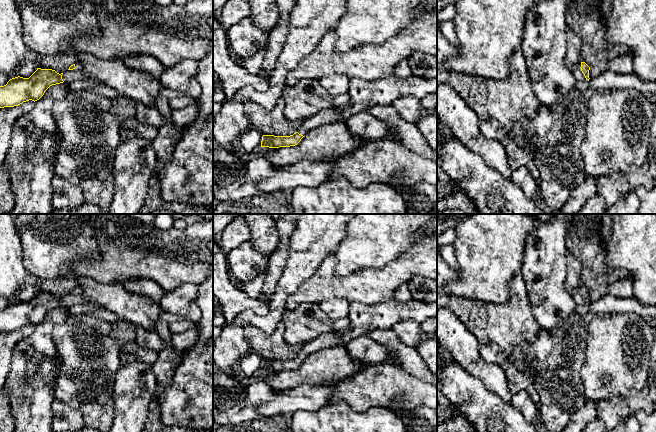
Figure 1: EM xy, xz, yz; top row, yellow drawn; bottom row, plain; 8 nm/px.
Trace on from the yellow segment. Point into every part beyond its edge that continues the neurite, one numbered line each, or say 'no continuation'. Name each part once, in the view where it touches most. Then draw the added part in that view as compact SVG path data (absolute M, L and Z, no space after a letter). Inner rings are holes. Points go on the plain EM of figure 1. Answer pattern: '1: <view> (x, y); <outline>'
1: yz (582, 308); M578 287L575 290L573 290L571 295L576 304L577 314L583 316L589 313L589 305L585 302L580 291L581 287Z

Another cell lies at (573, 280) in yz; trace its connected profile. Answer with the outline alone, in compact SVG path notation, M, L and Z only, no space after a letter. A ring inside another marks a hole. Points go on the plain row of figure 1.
M572 254L568 255L567 264L568 269L564 287L567 289L568 292L572 293L576 288L582 286L582 265L580 261Z

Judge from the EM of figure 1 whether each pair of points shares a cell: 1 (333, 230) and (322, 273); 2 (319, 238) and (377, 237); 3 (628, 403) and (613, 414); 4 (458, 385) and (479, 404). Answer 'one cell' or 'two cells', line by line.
1: two cells
2: two cells
3: one cell
4: one cell

